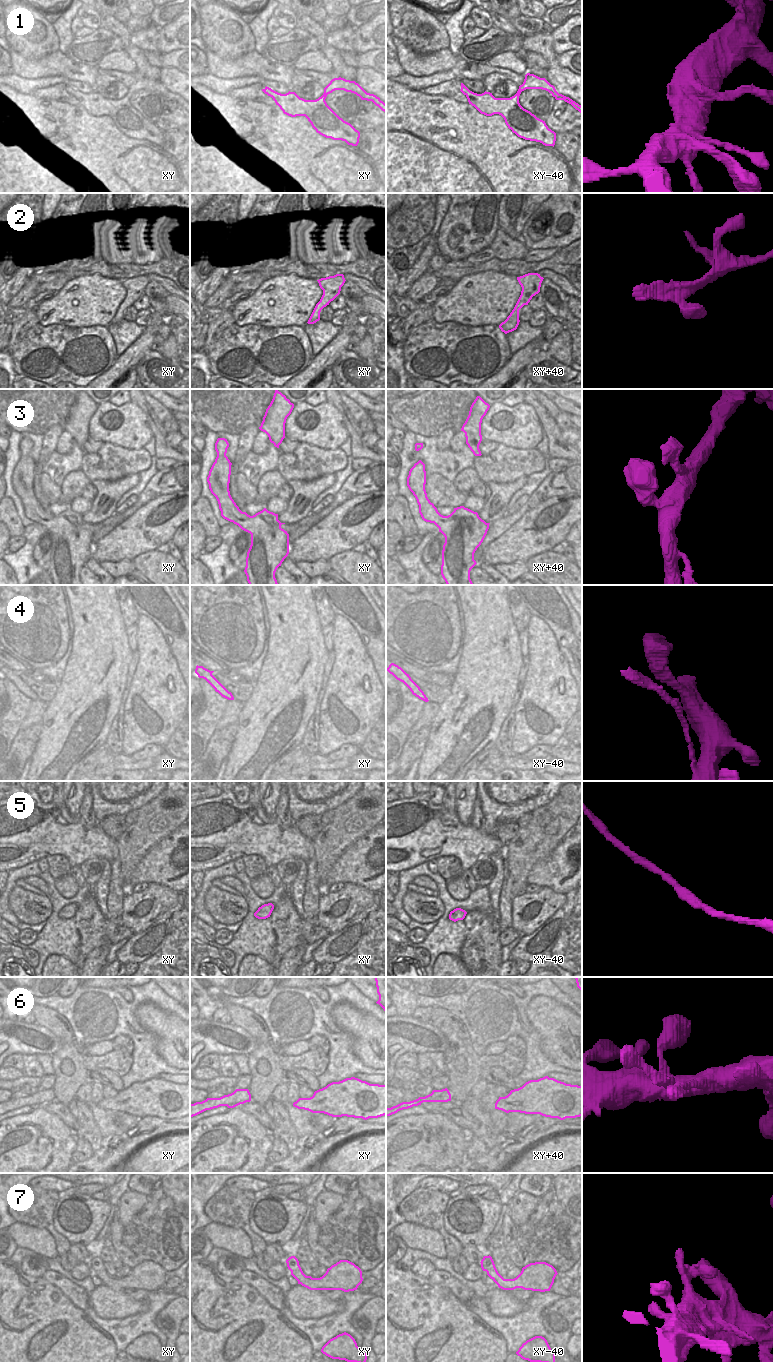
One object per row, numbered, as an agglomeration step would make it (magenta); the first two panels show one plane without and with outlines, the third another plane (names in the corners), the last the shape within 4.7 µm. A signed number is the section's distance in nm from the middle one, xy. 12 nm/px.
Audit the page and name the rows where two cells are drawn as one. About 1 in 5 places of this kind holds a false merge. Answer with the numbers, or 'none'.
1

